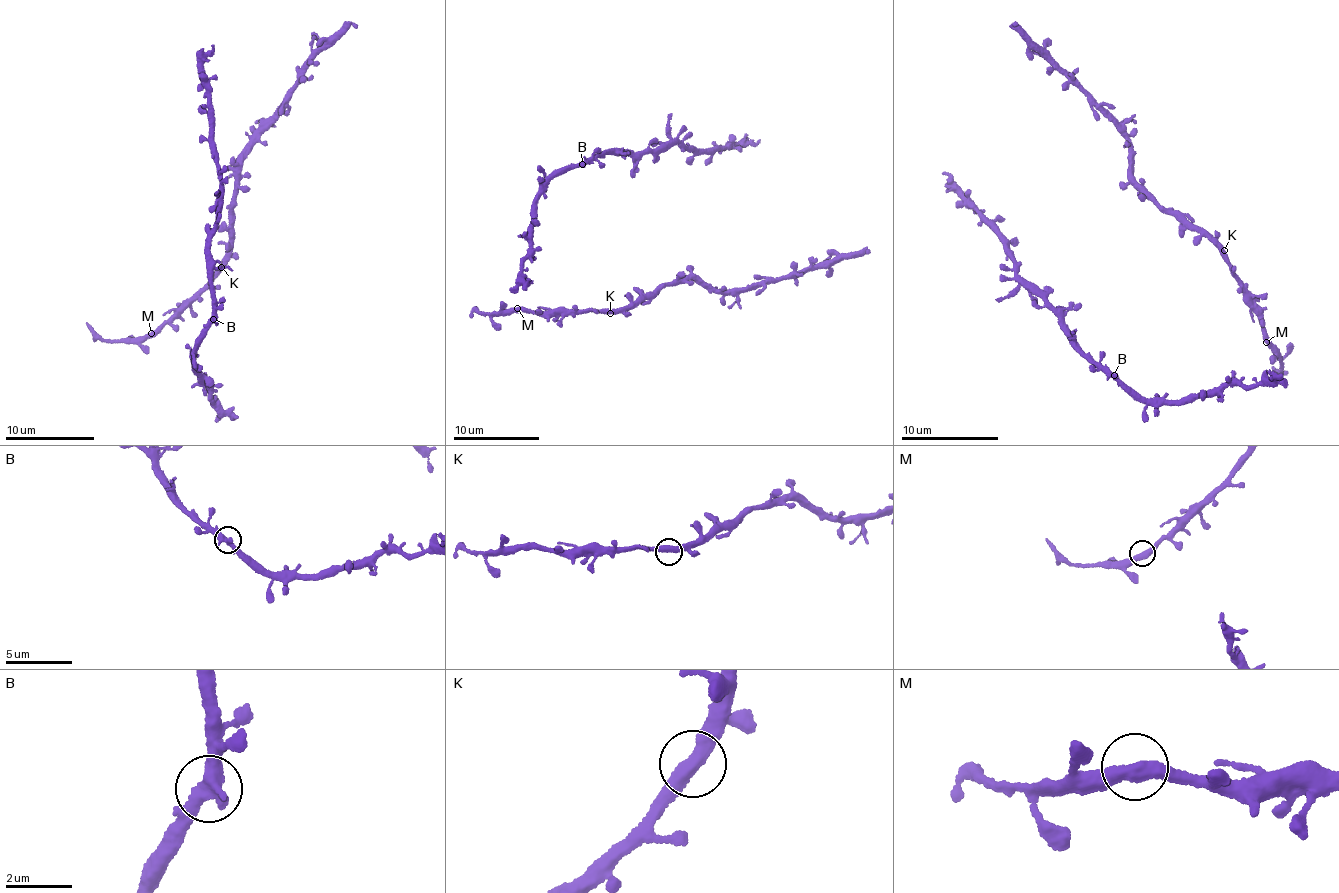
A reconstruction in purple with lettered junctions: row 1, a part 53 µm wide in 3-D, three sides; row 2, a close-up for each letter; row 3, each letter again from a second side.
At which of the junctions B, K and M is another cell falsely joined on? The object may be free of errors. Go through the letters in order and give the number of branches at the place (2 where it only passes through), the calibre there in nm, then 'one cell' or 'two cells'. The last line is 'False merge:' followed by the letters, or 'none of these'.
B: 2 branches meet; 440 nm thick; one cell
K: 2 branches meet; 440 nm thick; one cell
M: 2 branches meet; 440 nm thick; one cell
False merge: none of these

